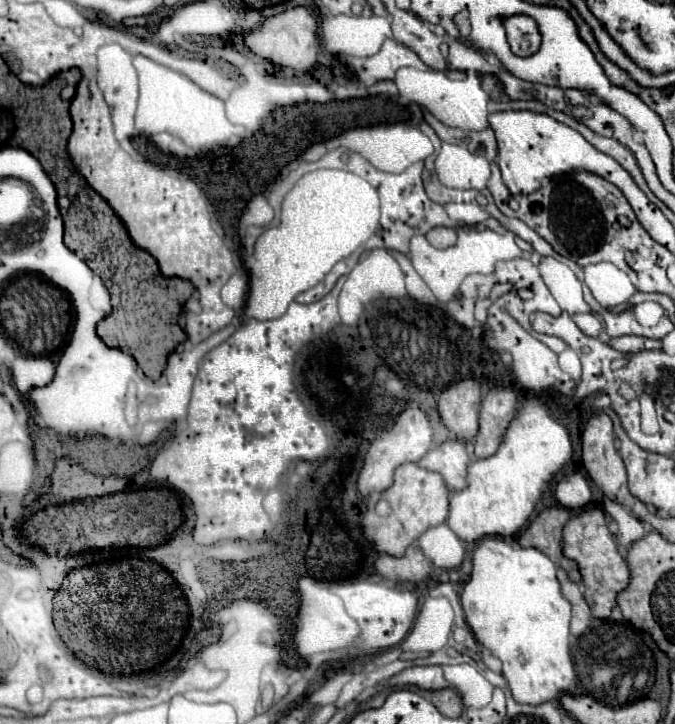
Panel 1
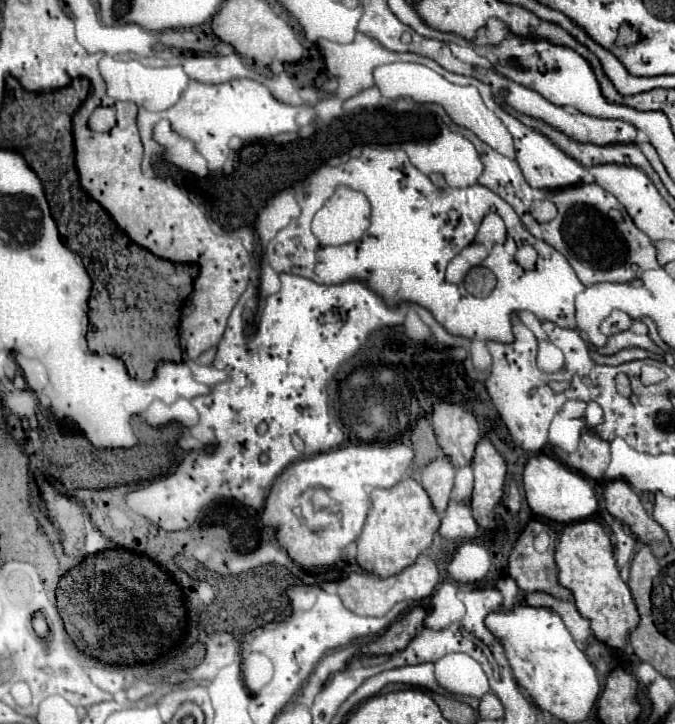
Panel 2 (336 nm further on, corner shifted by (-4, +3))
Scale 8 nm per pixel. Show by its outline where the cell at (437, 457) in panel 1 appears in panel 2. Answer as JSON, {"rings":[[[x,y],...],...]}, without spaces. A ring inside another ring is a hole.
{"rings":[[[441,456],[421,470],[421,484],[427,490],[433,508],[441,516],[449,504],[449,494],[455,480],[455,468],[447,456]]]}

